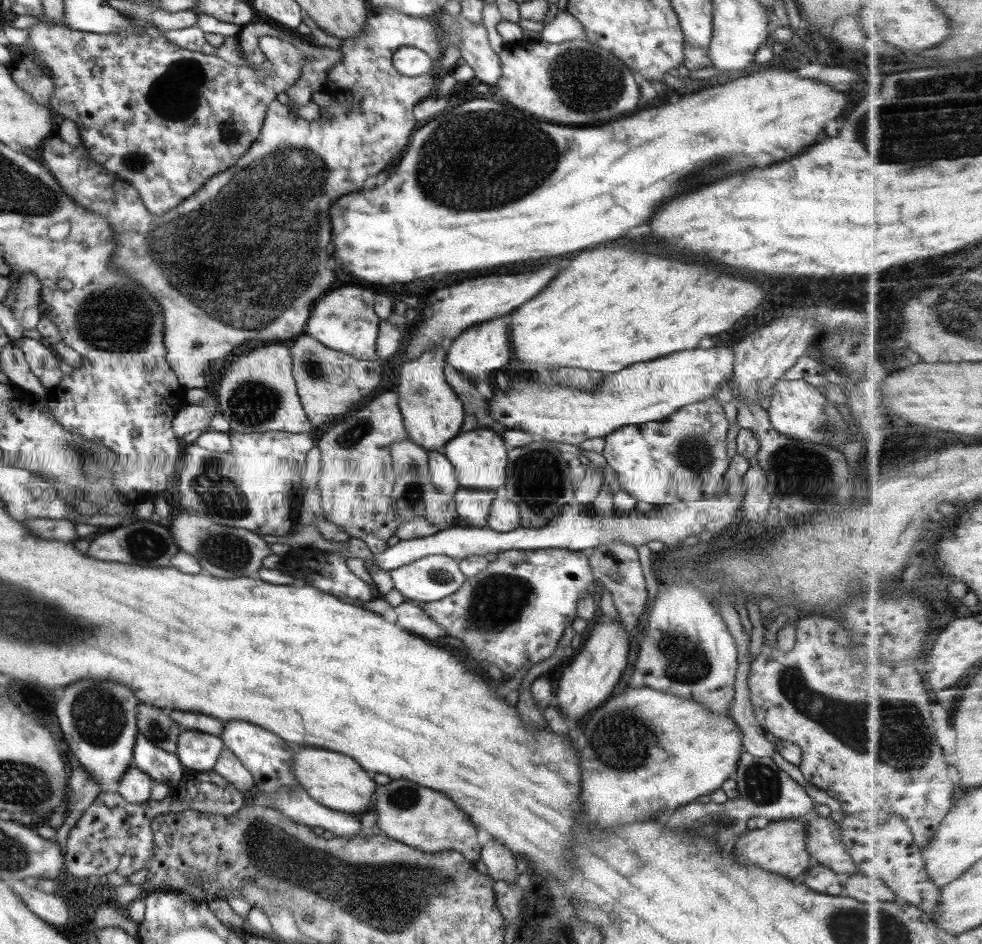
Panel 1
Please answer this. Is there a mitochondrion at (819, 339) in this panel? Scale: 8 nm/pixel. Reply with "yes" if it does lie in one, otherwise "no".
no

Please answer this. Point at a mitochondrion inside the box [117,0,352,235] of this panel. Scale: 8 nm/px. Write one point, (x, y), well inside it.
(176, 92)

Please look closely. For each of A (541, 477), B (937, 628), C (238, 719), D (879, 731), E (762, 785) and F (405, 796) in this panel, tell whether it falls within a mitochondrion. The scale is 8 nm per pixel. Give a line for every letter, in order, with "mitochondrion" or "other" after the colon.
A: mitochondrion
B: other
C: other
D: mitochondrion
E: mitochondrion
F: mitochondrion

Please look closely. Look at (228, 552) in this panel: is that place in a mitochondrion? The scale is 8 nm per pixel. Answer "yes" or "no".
yes

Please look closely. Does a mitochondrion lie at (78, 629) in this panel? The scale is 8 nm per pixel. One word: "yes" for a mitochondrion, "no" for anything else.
yes

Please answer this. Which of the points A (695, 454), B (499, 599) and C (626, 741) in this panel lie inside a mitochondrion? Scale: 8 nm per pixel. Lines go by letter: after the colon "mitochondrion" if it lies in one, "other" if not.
A: mitochondrion
B: mitochondrion
C: mitochondrion

